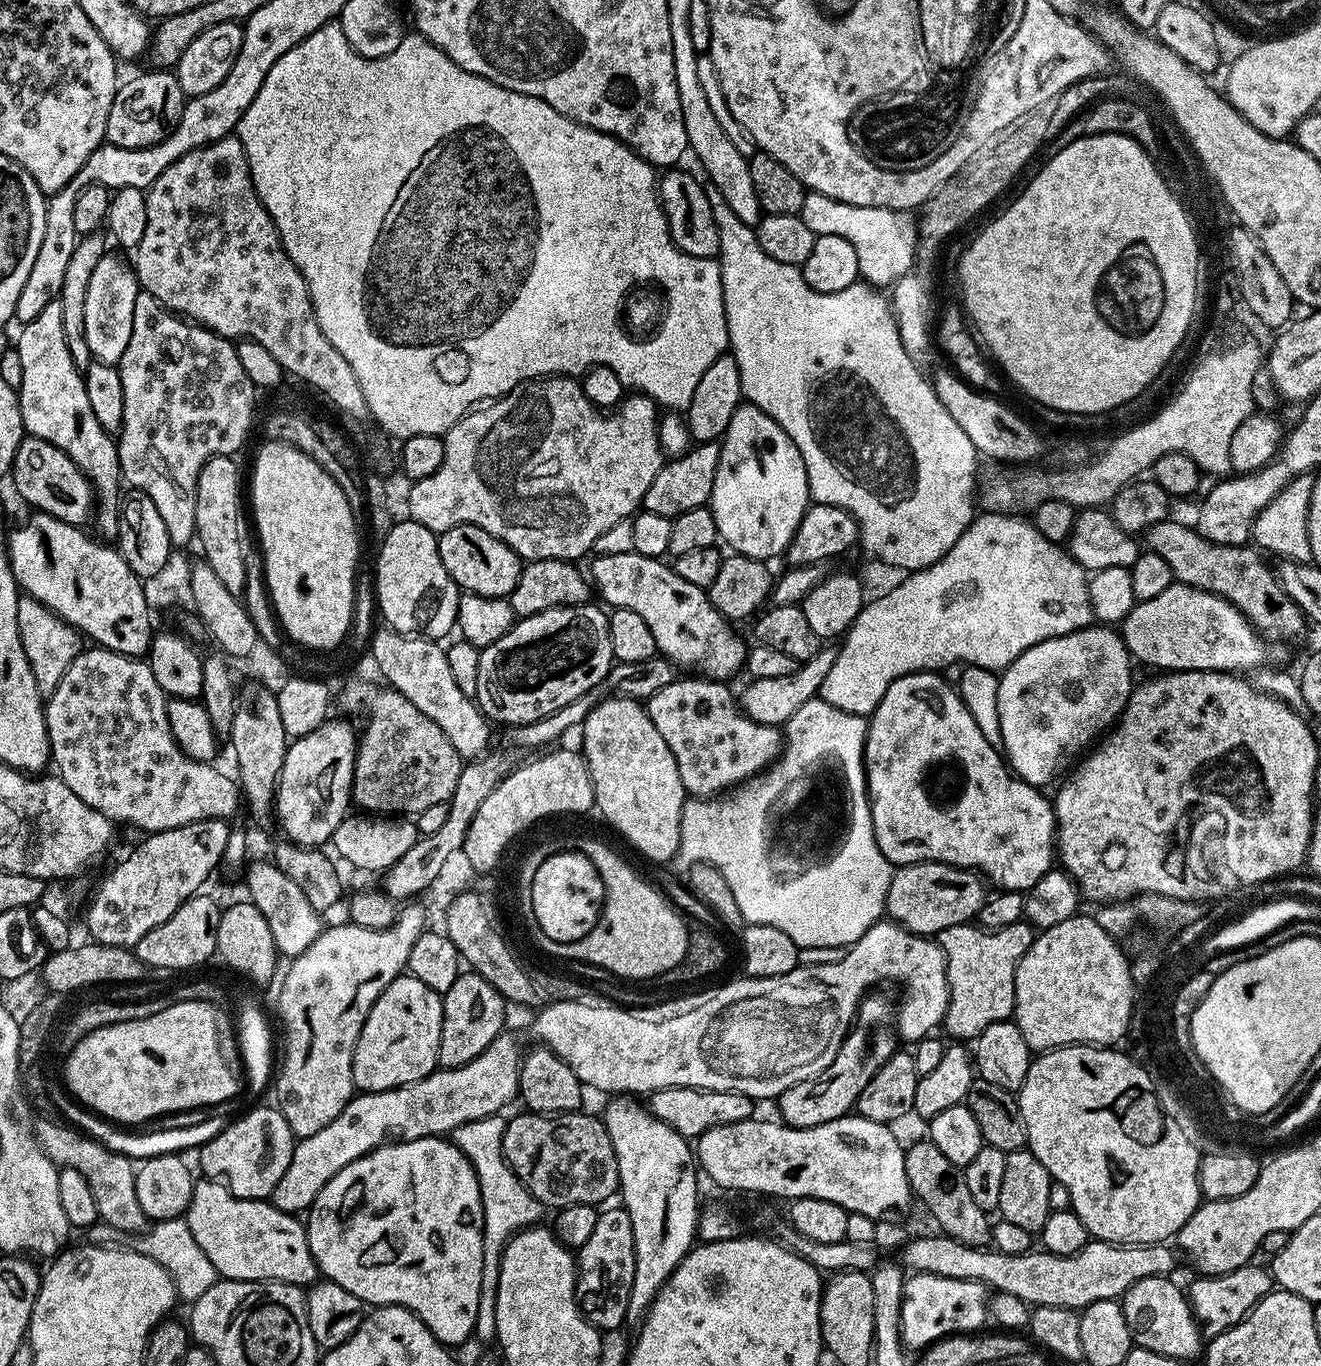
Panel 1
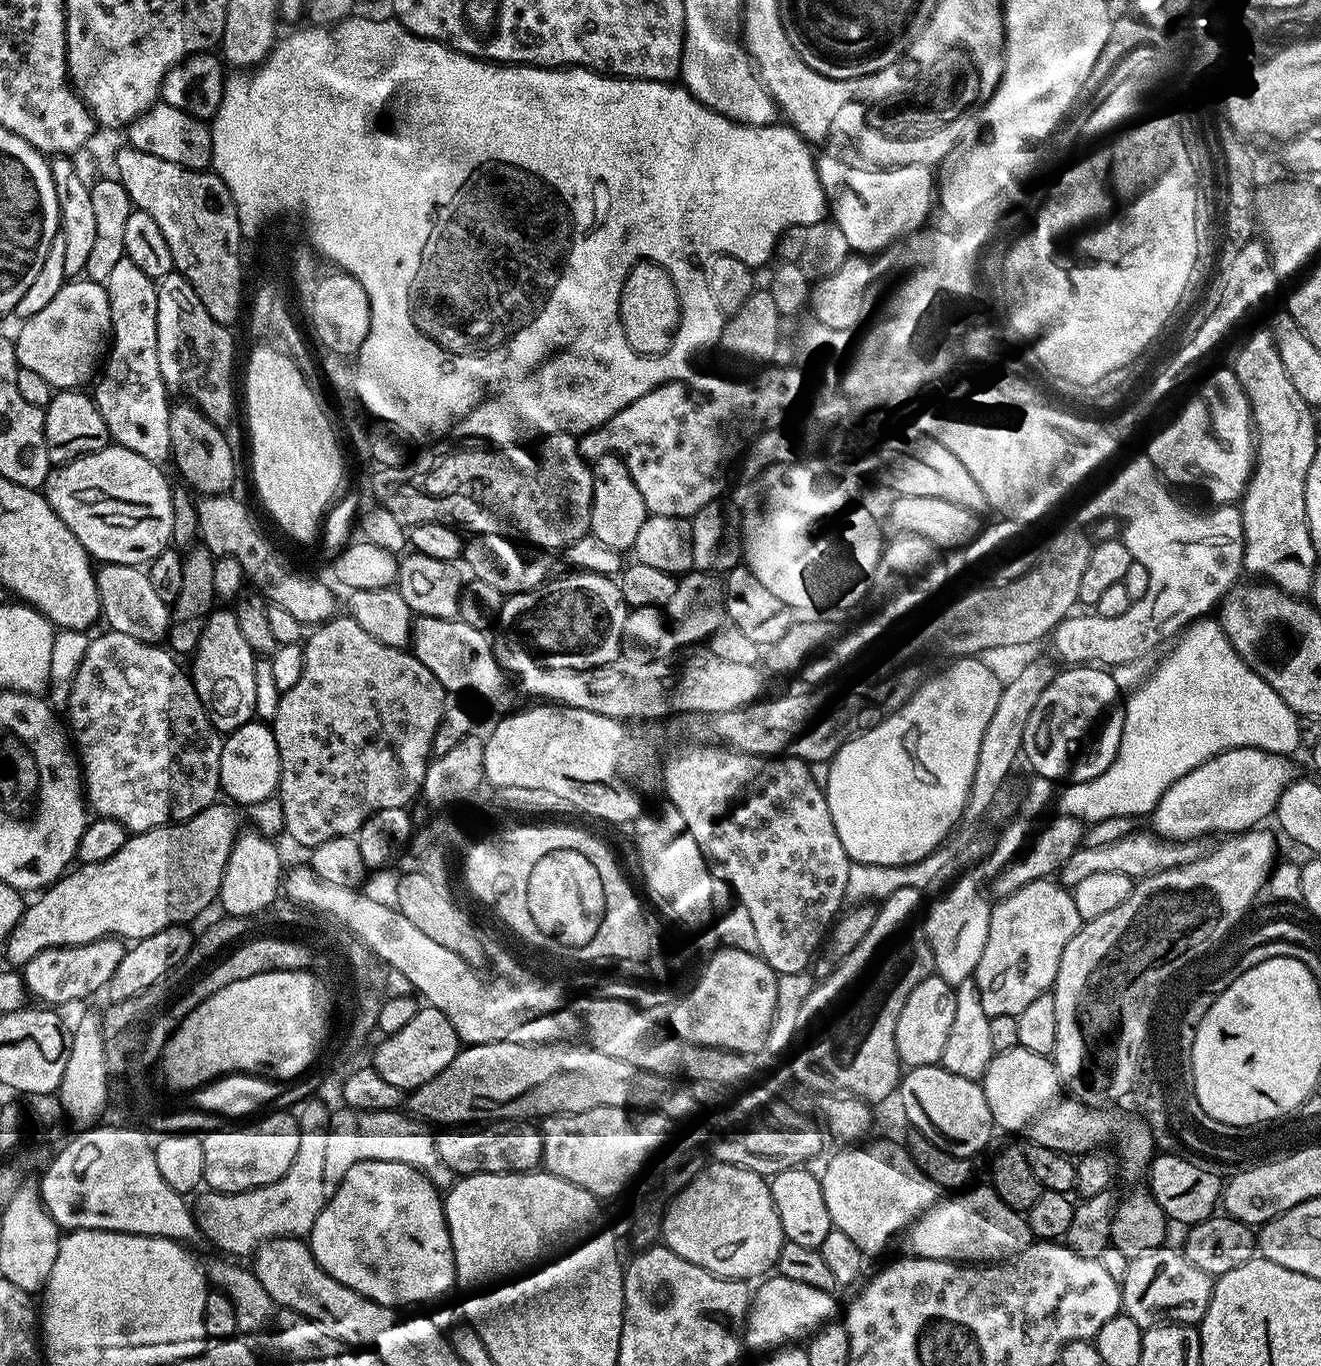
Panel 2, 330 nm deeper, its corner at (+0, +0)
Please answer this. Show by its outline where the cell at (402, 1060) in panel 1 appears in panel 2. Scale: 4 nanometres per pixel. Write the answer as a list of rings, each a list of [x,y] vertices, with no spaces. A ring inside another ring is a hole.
[[[431,1006],[421,1007],[414,1018],[410,1018],[410,1022],[402,1026],[402,1030],[392,1036],[384,1036],[381,1041],[380,1045],[375,1045],[371,1067],[382,1074],[386,1082],[405,1090],[422,1086],[442,1074],[442,1070],[446,1070],[450,1062],[454,1062],[462,1047],[462,1042],[457,1038],[454,1026],[450,1026],[446,1014]]]

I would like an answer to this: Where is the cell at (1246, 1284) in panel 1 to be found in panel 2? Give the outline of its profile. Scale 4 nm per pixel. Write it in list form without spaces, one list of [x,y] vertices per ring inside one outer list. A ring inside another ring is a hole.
[[[1169,1246],[1146,1250],[1131,1257],[1128,1269],[1120,1285],[1120,1303],[1123,1315],[1134,1318],[1142,1329],[1159,1324],[1199,1325],[1206,1314],[1212,1297],[1213,1277]]]

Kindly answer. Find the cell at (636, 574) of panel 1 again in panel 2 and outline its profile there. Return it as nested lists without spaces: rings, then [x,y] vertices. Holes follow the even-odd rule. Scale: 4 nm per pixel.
[[[477,532],[465,539],[462,564],[465,569],[468,567],[472,571],[471,579],[503,592],[505,597],[510,597],[534,590],[553,579],[552,560],[548,556],[551,555],[518,546],[517,541],[509,537]]]

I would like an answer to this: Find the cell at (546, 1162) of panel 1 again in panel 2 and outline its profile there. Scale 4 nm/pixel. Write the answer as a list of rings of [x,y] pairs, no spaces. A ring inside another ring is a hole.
[[[484,1122],[479,1126],[456,1126],[441,1132],[436,1136],[438,1157],[457,1177],[479,1172],[531,1172],[541,1167],[544,1158],[539,1127],[528,1122]]]

